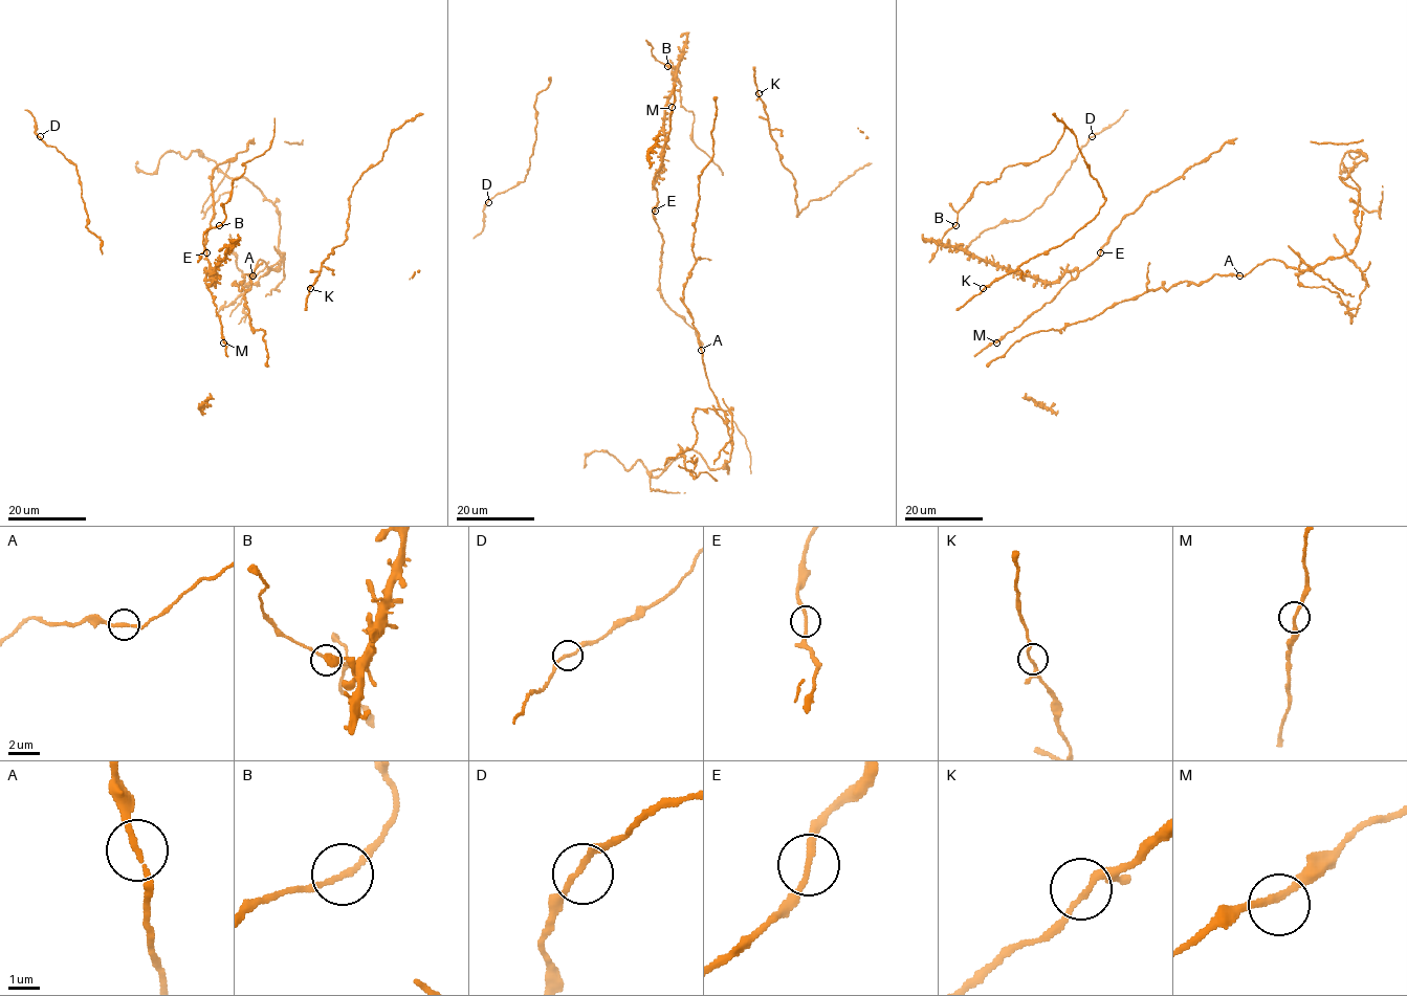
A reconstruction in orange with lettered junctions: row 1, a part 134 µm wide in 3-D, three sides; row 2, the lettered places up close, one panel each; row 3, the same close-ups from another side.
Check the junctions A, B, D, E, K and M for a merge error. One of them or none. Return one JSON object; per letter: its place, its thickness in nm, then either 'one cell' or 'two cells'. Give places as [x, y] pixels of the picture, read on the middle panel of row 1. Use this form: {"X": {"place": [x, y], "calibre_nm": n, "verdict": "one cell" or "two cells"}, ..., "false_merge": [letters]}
{"A": {"place": [701, 350], "calibre_nm": 190, "verdict": "two cells"}, "B": {"place": [667, 66], "calibre_nm": 180, "verdict": "one cell"}, "D": {"place": [488, 202], "calibre_nm": 190, "verdict": "one cell"}, "E": {"place": [655, 211], "calibre_nm": 200, "verdict": "one cell"}, "K": {"place": [759, 93], "calibre_nm": 190, "verdict": "one cell"}, "M": {"place": [672, 107], "calibre_nm": 200, "verdict": "one cell"}, "false_merge": ["A"]}

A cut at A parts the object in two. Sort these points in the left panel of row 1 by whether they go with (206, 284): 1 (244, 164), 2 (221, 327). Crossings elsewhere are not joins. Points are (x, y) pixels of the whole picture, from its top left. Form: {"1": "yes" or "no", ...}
{"1": "yes", "2": "yes"}

